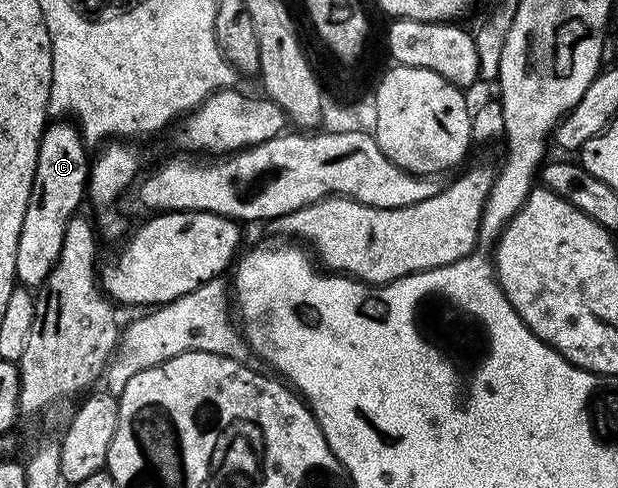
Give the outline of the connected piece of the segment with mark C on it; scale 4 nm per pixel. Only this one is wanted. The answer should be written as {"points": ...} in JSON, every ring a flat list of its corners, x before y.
{"points":[[52,121,45,126,26,217,22,217,22,233,18,233,16,281,19,286,40,289,50,277,62,253,66,227,73,215,81,210,80,202,86,199,90,174,88,151,89,144,80,136,79,127,71,122]]}

